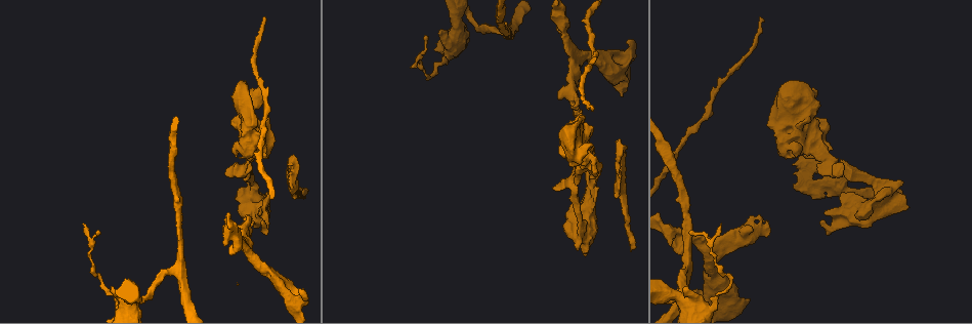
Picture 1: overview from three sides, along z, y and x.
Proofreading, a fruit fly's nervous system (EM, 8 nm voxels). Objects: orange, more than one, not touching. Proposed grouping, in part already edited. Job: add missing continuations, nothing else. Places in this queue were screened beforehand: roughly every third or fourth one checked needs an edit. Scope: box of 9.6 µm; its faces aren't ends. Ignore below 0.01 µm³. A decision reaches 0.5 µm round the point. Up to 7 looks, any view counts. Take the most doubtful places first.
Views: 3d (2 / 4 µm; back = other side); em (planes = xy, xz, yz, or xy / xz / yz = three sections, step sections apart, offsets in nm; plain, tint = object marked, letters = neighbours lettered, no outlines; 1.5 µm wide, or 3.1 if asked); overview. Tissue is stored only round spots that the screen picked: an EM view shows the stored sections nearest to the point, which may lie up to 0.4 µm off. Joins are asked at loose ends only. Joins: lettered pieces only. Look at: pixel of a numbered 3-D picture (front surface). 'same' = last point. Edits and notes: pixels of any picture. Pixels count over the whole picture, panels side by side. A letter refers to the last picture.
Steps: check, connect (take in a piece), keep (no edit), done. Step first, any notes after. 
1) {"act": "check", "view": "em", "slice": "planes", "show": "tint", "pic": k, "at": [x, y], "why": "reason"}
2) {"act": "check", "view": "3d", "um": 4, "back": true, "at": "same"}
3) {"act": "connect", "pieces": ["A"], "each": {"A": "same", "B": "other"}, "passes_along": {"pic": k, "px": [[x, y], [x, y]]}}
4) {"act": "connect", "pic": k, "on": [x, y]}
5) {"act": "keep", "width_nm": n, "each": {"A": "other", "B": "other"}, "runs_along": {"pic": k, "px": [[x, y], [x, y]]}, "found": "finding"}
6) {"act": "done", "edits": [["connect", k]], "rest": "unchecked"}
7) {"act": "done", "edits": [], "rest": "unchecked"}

{"act": "check", "view": "em", "slice": "planes", "show": "letters", "pic": 1, "at": [442, 29], "why": "free end"}

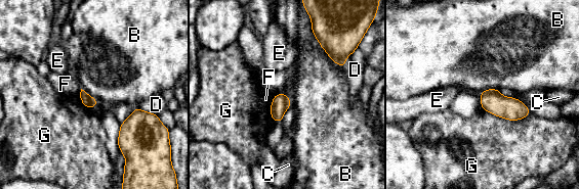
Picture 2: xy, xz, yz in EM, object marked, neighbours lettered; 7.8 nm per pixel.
{"act": "keep", "longest_contact_nm": ["B", 440], "each": {"B": "other", "C": "other", "D": "other", "E": "other", "F": "other", "G": "other"}, "border": {"pic": 2, "px": [[311, 26], [320, 46], [345, 67]]}, "found": "no lettered piece goes on from it"}

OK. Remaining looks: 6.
{"act": "check", "view": "em", "slice": "planes", "show": "tint", "pic": 1, "at": [749, 301], "why": "an open end"}

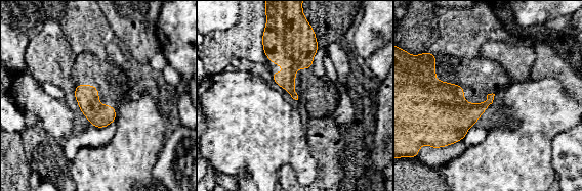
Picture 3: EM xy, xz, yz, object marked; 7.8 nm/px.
{"act": "check", "view": "em", "slice": "planes", "show": "letters", "at": "same"}

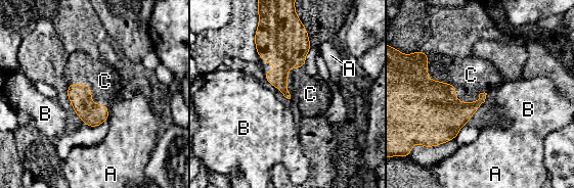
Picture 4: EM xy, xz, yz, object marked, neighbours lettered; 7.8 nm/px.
{"act": "connect", "pieces": ["C"], "each": {"A": "other", "B": "other", "C": "same"}, "passes_along": {"pic": 4, "px": [[428, 104], [452, 84], [471, 75]]}, "found": "it goes on there"}

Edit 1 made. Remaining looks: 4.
{"act": "check", "view": "em", "slice": "yz", "step": 8, "show": "tint", "pic": 1, "at": [229, 177], "why": "free end"}

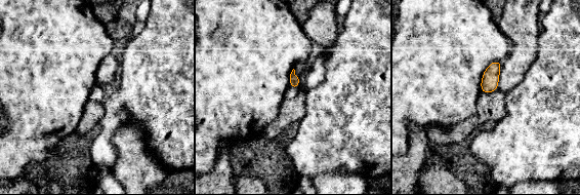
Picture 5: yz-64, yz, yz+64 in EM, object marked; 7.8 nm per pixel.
{"act": "check", "view": "em", "slice": "xy", "step": 8, "show": "letters", "at": "same"}

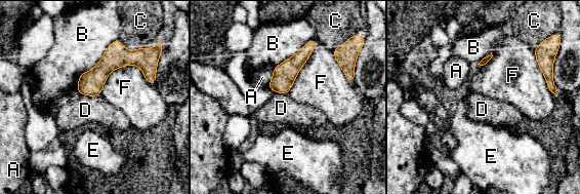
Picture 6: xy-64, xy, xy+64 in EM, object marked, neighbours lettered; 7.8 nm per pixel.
{"act": "keep", "each": {"A": "other", "B": "other", "C": "other", "D": "other", "E": "other", "F": "other"}, "found": "none of them fits"}

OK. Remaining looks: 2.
{"act": "done", "edits": [["connect", 4]], "rest": "unchecked"}

